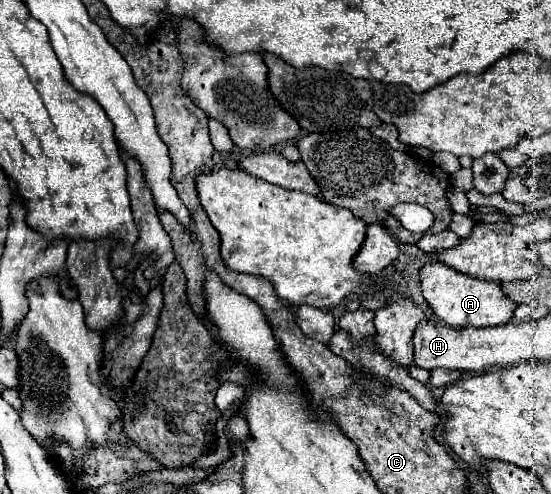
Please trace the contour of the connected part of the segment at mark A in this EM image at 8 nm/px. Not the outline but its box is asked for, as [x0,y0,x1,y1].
[420,262,516,328]

